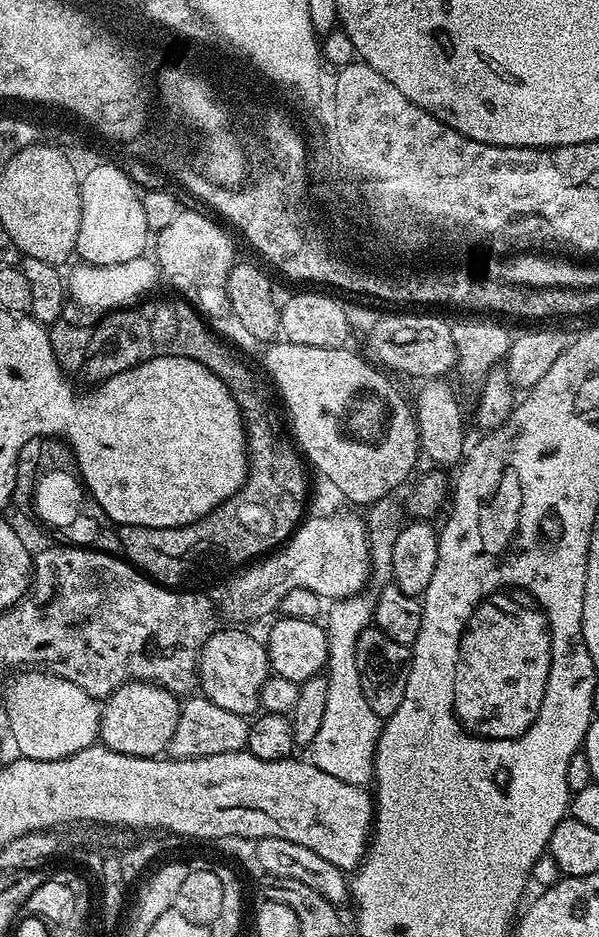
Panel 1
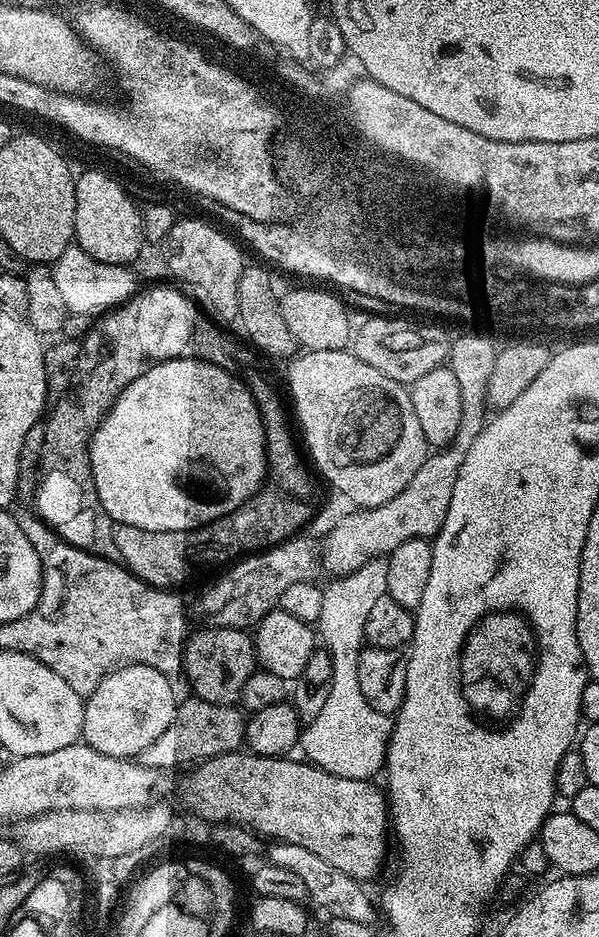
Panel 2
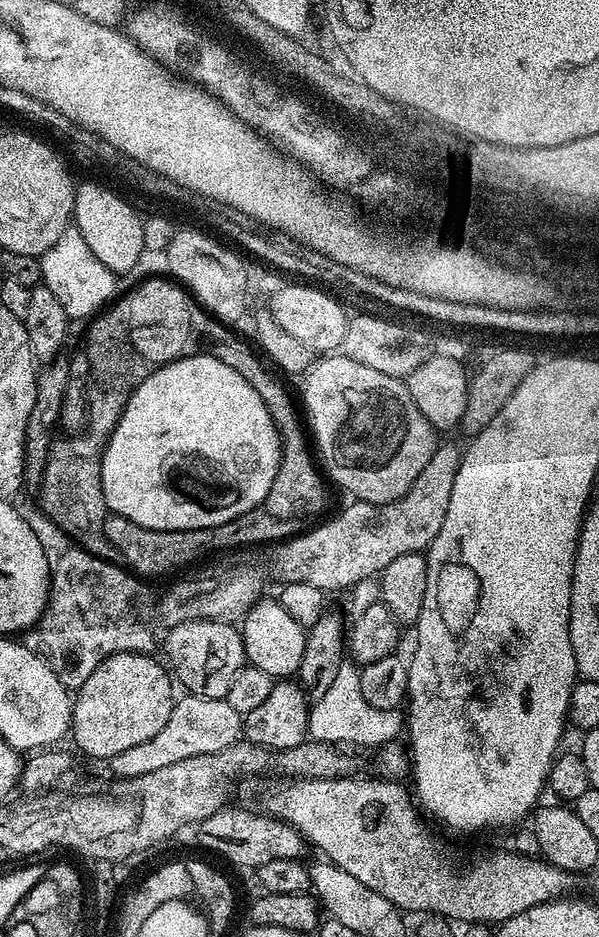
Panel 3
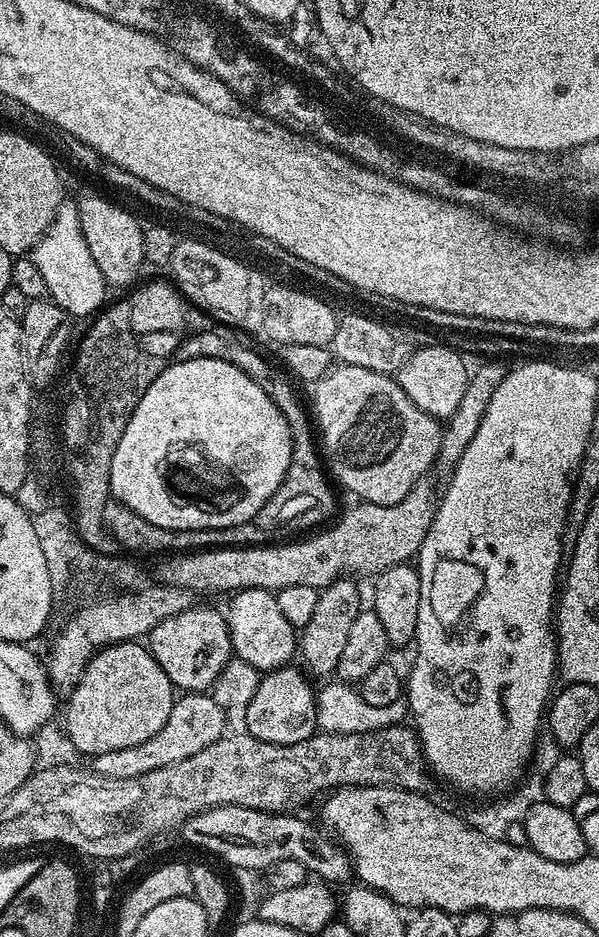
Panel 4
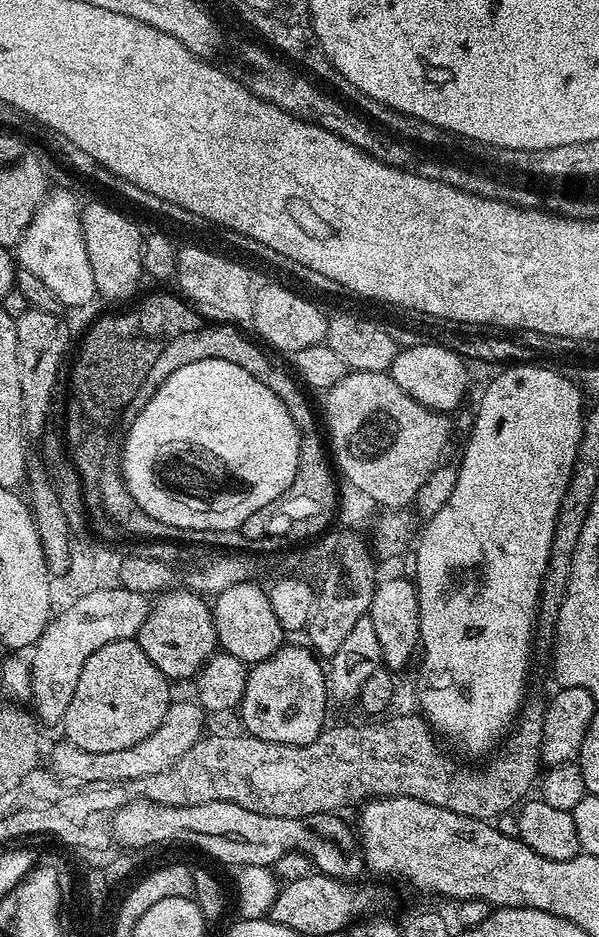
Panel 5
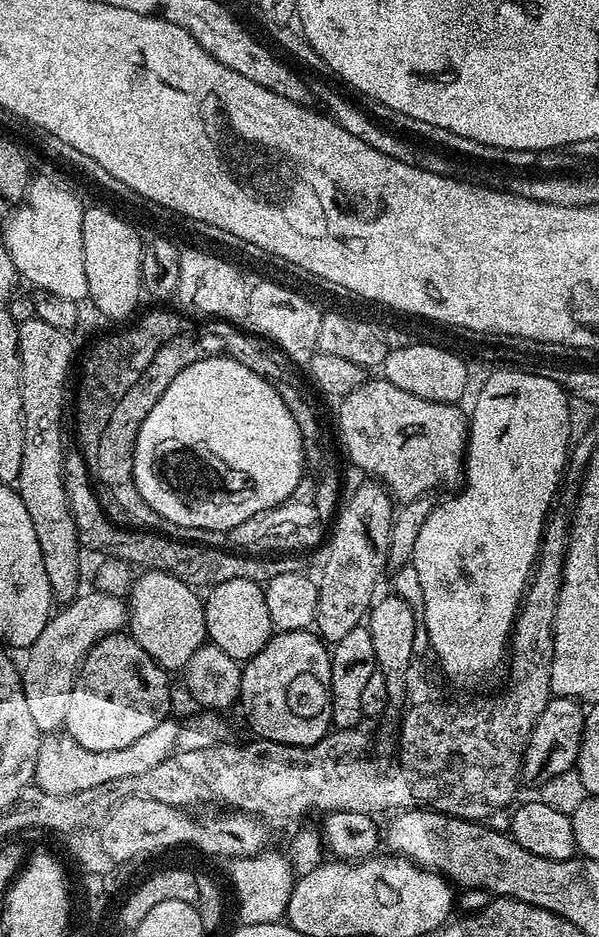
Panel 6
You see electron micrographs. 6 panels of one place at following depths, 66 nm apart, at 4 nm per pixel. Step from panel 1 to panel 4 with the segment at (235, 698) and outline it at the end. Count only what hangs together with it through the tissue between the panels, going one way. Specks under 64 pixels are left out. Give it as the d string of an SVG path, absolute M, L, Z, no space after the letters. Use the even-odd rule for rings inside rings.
M199 606L174 614L154 626L146 637L146 647L158 666L166 670L166 678L170 678L173 689L184 694L207 693L234 656L225 613Z

